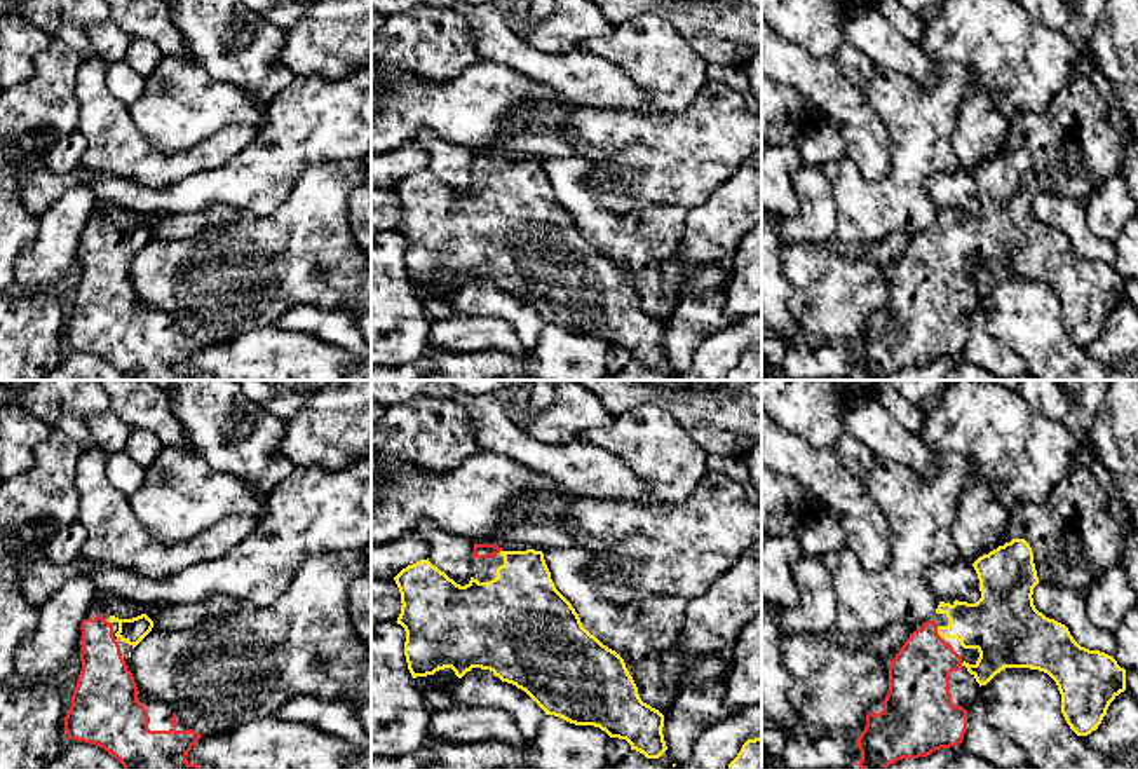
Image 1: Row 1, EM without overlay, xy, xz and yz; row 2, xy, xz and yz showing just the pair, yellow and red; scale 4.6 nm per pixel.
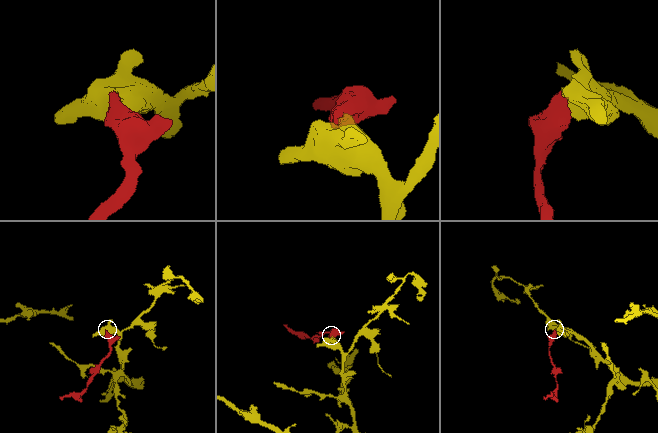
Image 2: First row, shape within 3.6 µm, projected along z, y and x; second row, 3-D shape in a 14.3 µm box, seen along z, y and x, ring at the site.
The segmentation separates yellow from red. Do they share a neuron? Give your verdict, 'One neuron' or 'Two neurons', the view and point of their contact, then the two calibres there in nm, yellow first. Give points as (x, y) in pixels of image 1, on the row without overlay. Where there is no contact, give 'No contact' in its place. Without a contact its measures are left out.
One neuron. Touches yellow at yz (938, 239). Thickness 260 nm (yellow) against 280 nm

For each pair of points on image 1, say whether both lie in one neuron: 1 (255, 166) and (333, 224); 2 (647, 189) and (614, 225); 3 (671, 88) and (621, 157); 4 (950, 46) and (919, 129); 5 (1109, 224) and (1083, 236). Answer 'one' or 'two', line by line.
1: two
2: two
3: two
4: two
5: two

